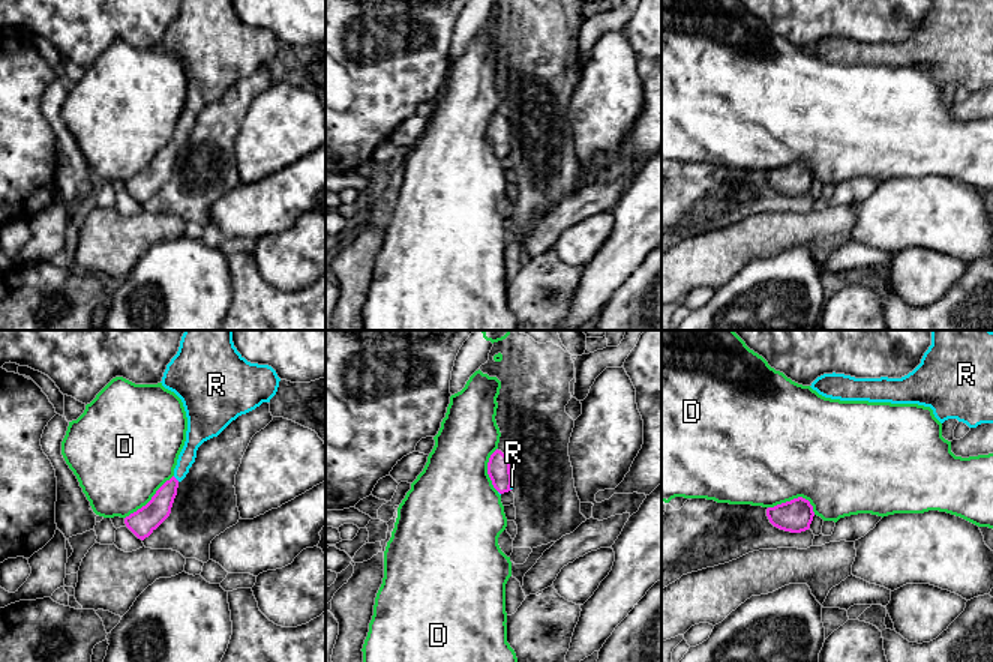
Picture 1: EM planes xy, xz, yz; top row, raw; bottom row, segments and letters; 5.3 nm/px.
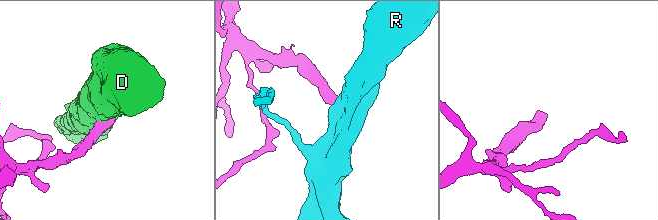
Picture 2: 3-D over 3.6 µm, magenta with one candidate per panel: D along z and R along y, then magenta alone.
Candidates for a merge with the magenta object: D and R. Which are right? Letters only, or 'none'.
R

